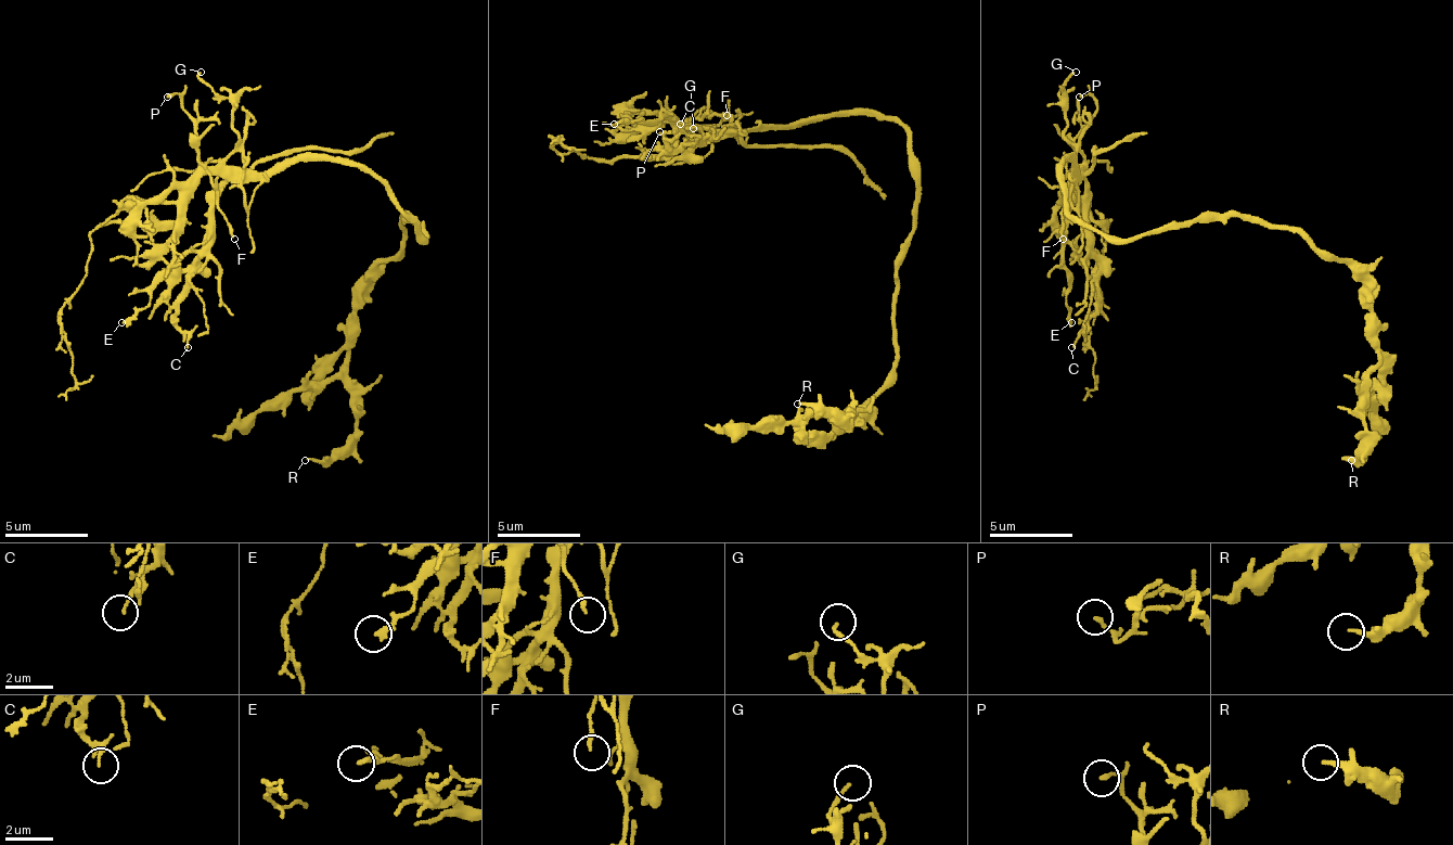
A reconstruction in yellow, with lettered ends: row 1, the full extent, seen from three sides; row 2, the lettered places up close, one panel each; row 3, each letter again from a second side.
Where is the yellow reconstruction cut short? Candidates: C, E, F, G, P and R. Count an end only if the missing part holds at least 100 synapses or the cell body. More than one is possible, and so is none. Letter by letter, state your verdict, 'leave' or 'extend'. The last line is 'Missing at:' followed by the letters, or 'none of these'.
C: leave
E: leave
F: leave
G: leave
P: leave
R: leave
Missing at: none of these

